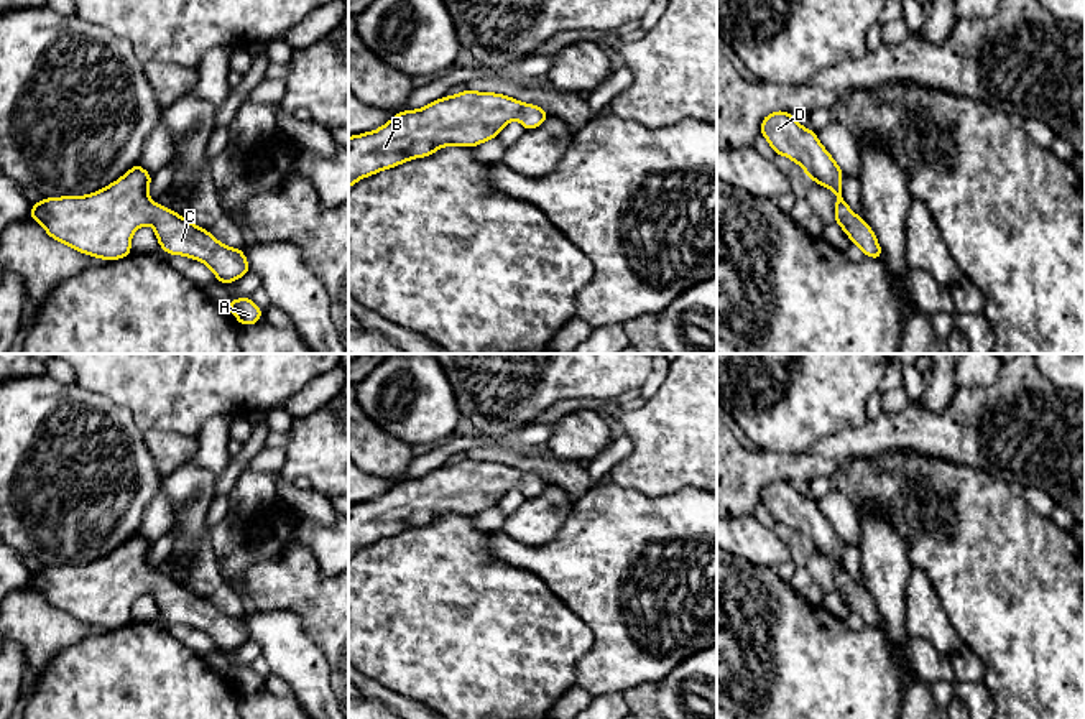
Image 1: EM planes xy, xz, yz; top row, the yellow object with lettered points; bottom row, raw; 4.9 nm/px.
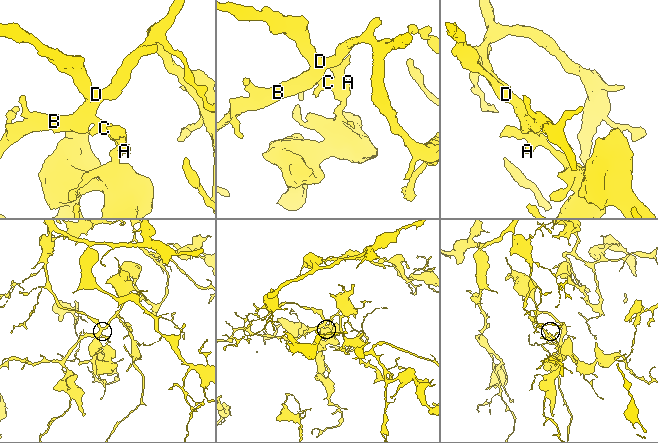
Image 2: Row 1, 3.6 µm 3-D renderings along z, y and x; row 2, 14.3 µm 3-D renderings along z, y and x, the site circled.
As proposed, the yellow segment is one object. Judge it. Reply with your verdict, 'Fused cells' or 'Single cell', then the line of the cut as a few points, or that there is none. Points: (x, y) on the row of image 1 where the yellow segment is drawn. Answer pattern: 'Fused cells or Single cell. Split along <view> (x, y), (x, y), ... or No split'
Single cell. No split

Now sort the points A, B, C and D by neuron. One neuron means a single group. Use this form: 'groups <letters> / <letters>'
groups A B C D

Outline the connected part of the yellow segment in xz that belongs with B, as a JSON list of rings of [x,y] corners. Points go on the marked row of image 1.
[[[470,89],[457,95],[446,95],[418,110],[403,110],[375,132],[349,137],[349,188],[358,179],[395,168],[408,160],[431,156],[442,146],[477,146],[496,138],[511,120],[519,120],[528,132],[542,125],[547,117],[551,115],[538,105],[523,104],[503,94],[473,92]]]

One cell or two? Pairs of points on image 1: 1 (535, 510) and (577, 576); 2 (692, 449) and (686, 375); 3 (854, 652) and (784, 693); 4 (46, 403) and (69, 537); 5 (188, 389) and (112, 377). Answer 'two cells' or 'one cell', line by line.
1: two cells
2: one cell
3: one cell
4: one cell
5: one cell

